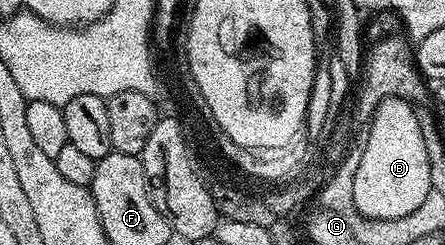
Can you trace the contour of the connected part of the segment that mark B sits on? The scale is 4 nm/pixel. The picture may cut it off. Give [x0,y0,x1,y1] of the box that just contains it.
[354,99,429,215]

